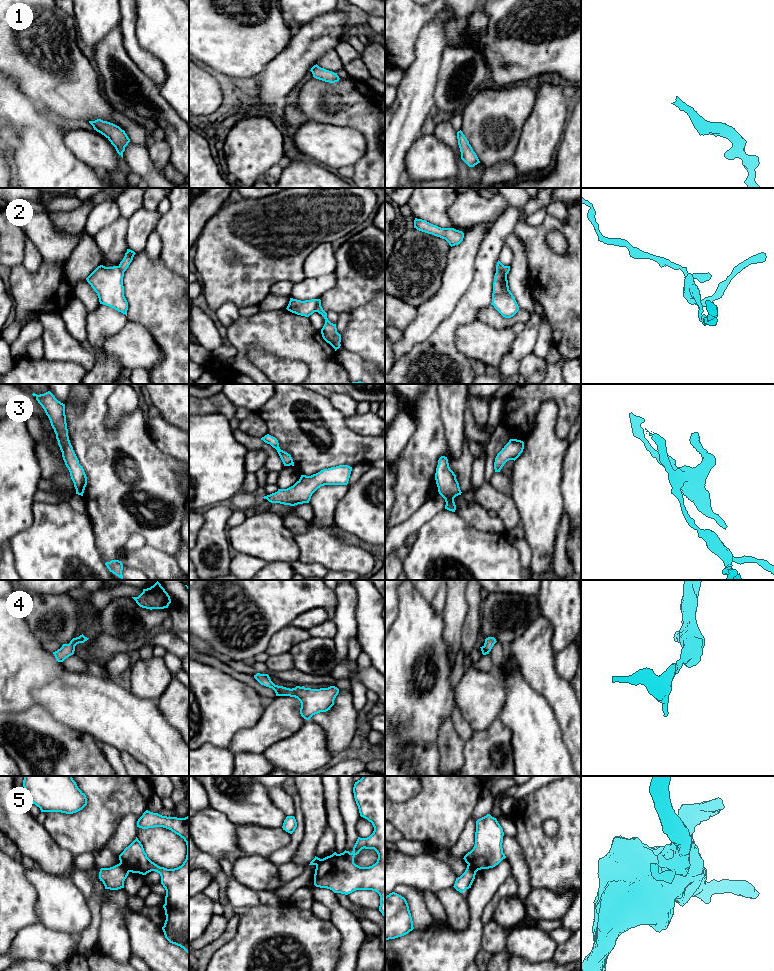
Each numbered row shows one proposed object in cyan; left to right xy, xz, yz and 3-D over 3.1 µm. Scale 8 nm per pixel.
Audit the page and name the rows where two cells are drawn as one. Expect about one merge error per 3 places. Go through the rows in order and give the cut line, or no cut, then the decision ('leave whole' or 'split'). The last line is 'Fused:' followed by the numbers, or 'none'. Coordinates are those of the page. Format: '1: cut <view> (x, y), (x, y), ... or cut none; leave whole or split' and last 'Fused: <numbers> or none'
1: cut none; leave whole
2: cut xz (318, 299), (315, 311); split
3: cut none; leave whole
4: cut none; leave whole
5: cut xy (120, 862), (129, 871); split
Fused: 2, 5

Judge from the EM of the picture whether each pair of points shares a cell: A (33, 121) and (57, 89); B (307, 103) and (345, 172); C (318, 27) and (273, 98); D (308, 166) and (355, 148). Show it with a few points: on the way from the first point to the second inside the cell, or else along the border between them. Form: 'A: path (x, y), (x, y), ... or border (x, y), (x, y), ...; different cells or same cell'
A: border (24, 94), (51, 115), (63, 121); different cells
B: border (354, 166), (354, 175), (352, 177); different cells
C: path (310, 45), (277, 80); same cell
D: border (308, 159), (325, 167); different cells

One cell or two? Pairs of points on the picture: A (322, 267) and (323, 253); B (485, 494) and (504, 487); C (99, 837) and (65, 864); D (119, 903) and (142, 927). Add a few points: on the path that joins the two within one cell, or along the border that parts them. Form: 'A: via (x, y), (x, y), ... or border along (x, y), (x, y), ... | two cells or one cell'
A: via (322, 264), (323, 256) | one cell
B: border along (489, 483), (510, 496) | two cells
C: border along (54, 842), (74, 856) | two cells
D: border along (127, 910), (124, 915), (124, 921), (129, 934) | two cells

